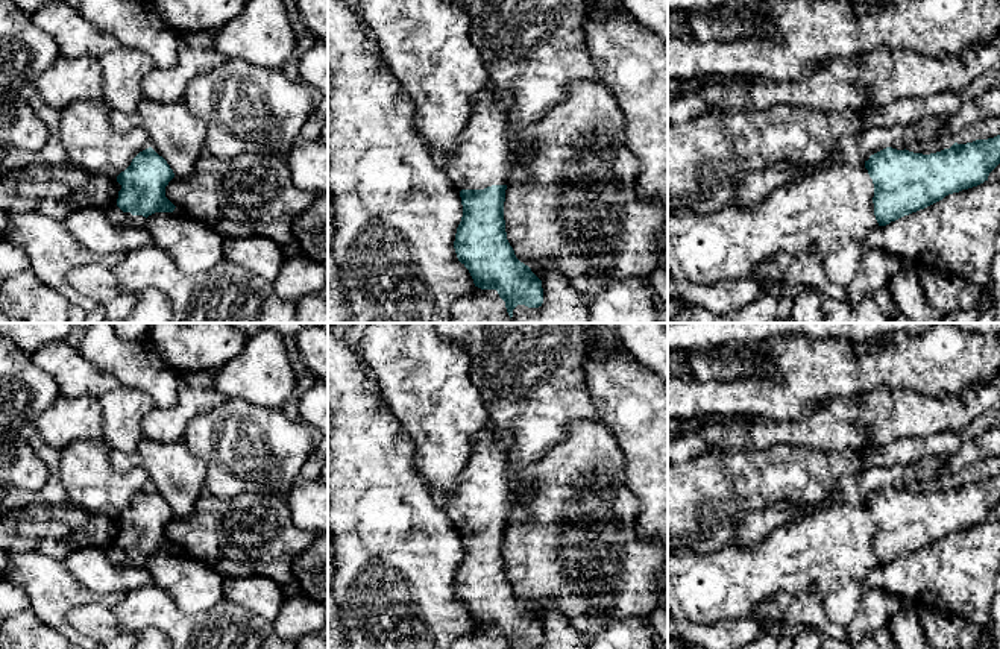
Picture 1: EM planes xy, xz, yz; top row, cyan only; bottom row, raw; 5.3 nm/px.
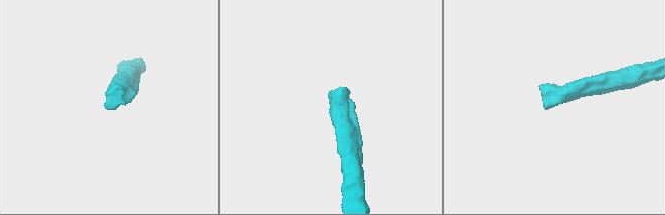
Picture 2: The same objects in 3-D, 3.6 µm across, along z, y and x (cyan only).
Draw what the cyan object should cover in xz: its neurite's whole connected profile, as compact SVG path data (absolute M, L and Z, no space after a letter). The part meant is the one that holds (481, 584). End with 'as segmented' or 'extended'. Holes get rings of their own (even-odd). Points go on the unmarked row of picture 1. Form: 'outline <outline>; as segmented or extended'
outline M486 425L455 490L440 506L460 531L463 557L454 588L475 626L496 629L507 649L517 644L539 647L543 643L542 620L516 597L505 572L504 541L513 502L510 444L510 435L496 435Z; extended

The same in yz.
outline M1000 475L967 484L954 482L950 488L930 494L886 487L871 494L863 506L833 503L800 520L780 525L754 547L730 543L712 553L672 553L668 557L668 616L712 625L727 619L750 617L760 602L777 593L800 594L810 587L816 587L824 596L827 616L836 622L848 622L856 616L865 594L862 582L876 566L886 566L942 540L948 534L983 523L998 503Z; extended

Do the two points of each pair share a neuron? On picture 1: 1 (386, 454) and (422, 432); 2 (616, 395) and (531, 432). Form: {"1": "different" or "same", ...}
{"1": "different", "2": "different"}

